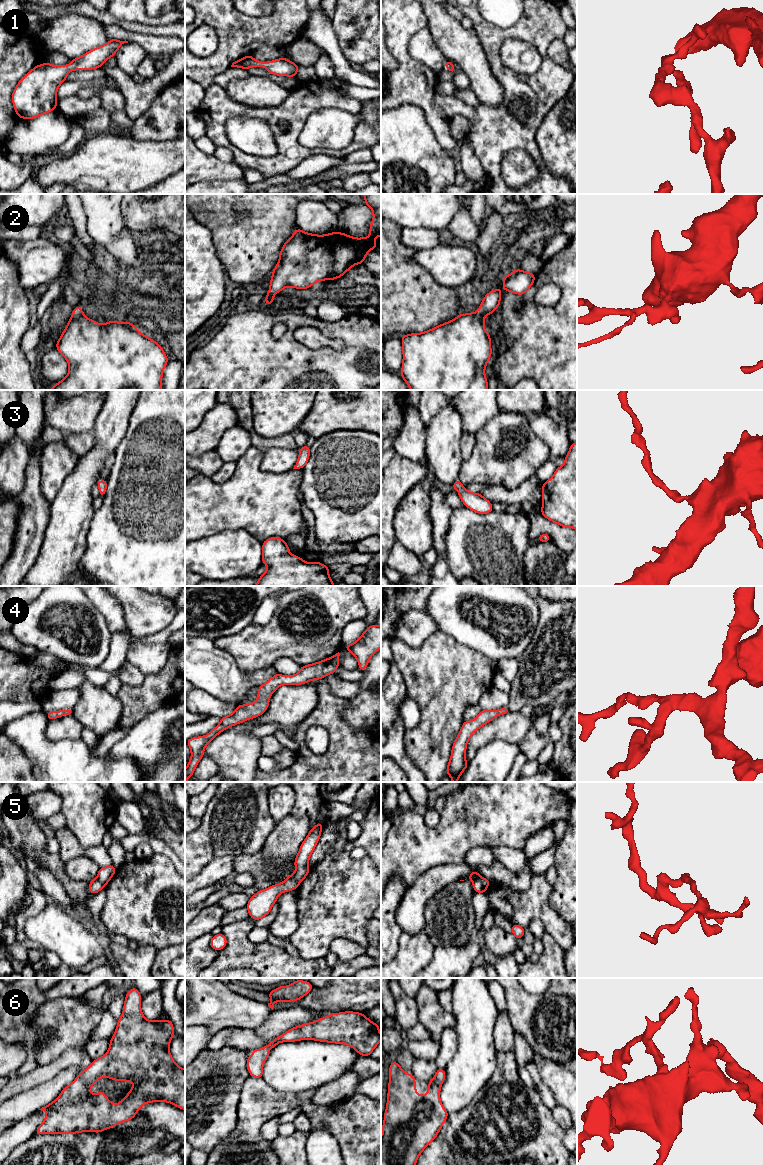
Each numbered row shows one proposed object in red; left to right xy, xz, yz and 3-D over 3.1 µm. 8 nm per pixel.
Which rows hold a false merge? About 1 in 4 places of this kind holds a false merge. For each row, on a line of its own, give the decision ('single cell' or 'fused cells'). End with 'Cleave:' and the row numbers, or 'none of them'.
1: single cell
2: single cell
3: single cell
4: single cell
5: fused cells
6: single cell
Cleave: 5

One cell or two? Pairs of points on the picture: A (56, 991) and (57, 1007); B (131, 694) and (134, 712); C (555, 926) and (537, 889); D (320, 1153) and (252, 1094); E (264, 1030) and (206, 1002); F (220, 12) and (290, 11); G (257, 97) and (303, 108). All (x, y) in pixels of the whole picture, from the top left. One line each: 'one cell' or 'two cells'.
A: two cells
B: one cell
C: one cell
D: two cells
E: two cells
F: one cell
G: two cells

